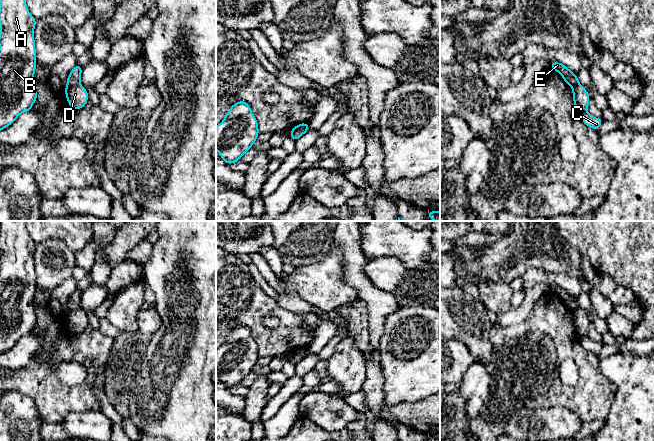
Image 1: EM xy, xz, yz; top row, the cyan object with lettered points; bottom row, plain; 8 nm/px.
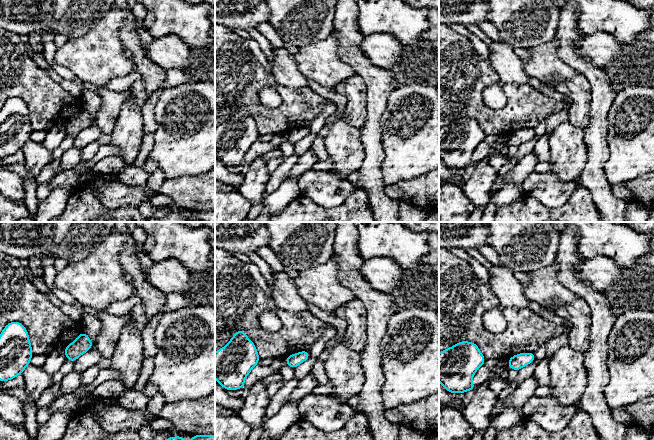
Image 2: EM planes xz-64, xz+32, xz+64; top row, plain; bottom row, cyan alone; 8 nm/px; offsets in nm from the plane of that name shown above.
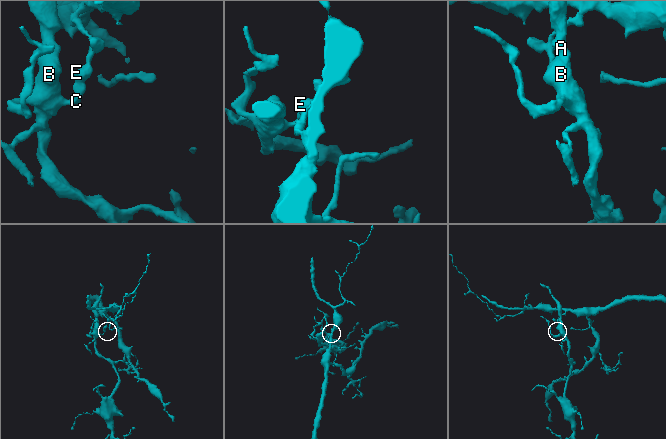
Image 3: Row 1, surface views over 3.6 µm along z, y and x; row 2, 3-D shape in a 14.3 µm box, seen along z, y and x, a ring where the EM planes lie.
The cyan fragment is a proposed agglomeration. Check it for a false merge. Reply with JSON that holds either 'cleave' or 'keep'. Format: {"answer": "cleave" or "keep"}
{"answer": "cleave"}

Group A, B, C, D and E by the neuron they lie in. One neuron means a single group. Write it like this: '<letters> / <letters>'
A B C D / E

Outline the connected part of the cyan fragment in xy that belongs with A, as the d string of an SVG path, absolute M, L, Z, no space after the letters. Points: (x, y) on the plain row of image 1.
M0 221L0 355L11 349L21 337L30 335L37 323L33 260L36 246L29 237L25 221Z

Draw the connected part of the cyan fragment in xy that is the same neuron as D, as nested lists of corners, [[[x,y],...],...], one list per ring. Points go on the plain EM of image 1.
[[[67,309],[65,319],[74,334],[83,332],[88,326],[88,315],[81,309]]]

